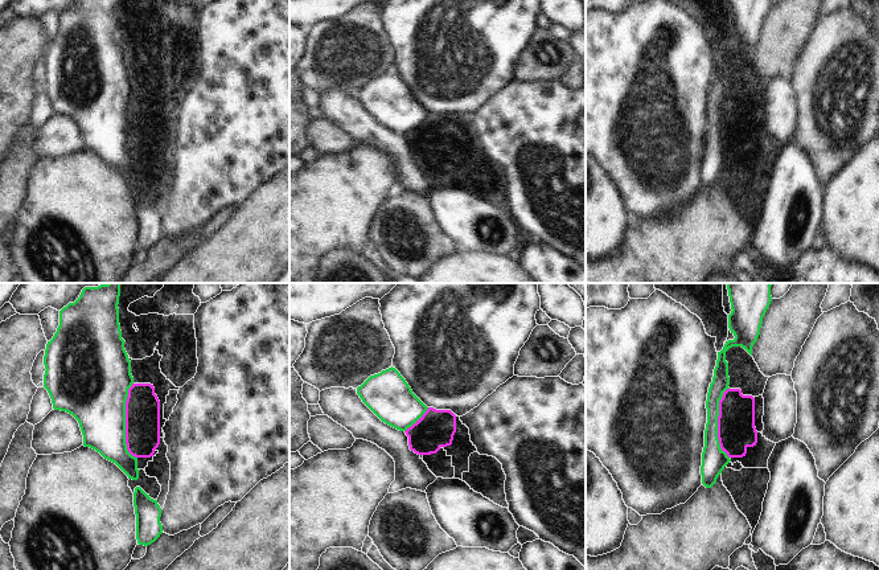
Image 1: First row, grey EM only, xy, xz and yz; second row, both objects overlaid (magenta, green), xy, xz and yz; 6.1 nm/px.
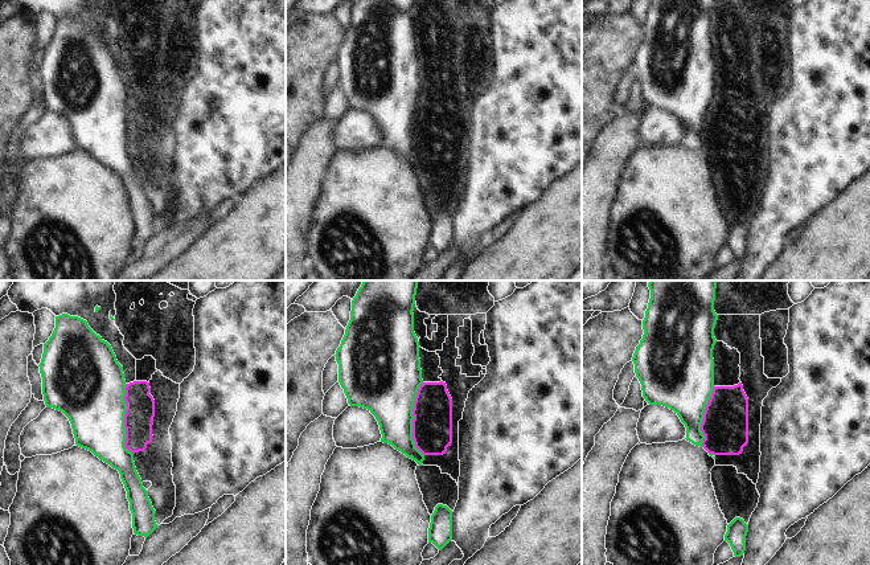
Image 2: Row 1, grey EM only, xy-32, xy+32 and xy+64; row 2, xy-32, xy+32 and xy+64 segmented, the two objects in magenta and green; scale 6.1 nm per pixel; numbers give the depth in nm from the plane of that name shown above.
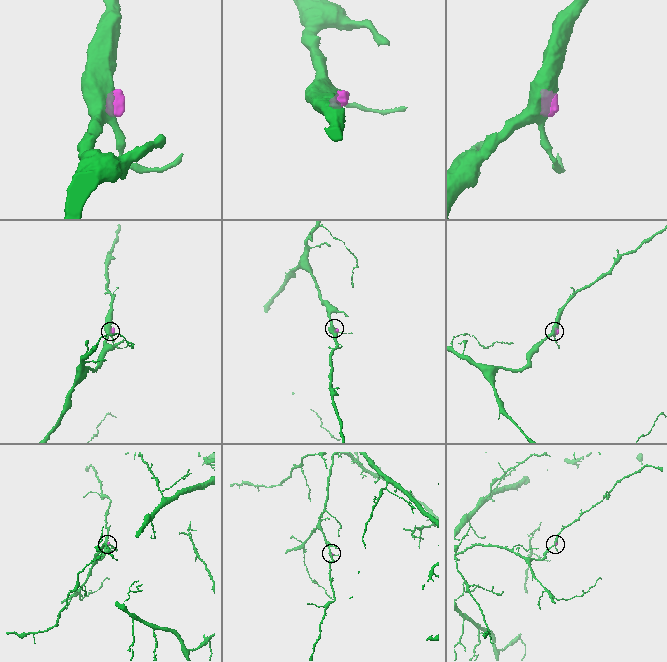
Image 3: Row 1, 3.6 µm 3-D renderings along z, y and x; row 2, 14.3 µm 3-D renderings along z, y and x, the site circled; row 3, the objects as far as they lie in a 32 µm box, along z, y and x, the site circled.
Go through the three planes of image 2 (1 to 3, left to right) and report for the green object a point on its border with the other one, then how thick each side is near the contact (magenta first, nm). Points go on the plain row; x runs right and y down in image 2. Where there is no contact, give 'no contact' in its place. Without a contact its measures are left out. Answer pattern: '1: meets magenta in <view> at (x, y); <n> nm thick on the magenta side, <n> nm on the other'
1: meets magenta in xy-32 at (124, 123); 180 nm thick on the magenta side, 400 nm on the other
2: meets magenta in xy+32 at (413, 123); 240 nm thick on the magenta side, 360 nm on the other
3: meets magenta in xy+64 at (704, 121); 280 nm thick on the magenta side, 360 nm on the other

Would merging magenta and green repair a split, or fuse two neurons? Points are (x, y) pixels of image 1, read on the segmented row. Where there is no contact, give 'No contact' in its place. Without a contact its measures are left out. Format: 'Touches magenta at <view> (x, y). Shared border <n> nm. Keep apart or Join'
Touches magenta at xy (126, 421). Shared border 460 nm. Join

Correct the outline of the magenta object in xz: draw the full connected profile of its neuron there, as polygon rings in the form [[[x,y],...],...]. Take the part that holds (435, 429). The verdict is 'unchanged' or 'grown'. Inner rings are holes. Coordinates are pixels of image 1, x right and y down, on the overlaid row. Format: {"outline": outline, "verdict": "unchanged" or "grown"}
{"outline": [[[395,368],[370,376],[357,394],[382,422],[406,432],[415,454],[431,455],[452,444],[456,415],[427,407]]], "verdict": "grown"}

